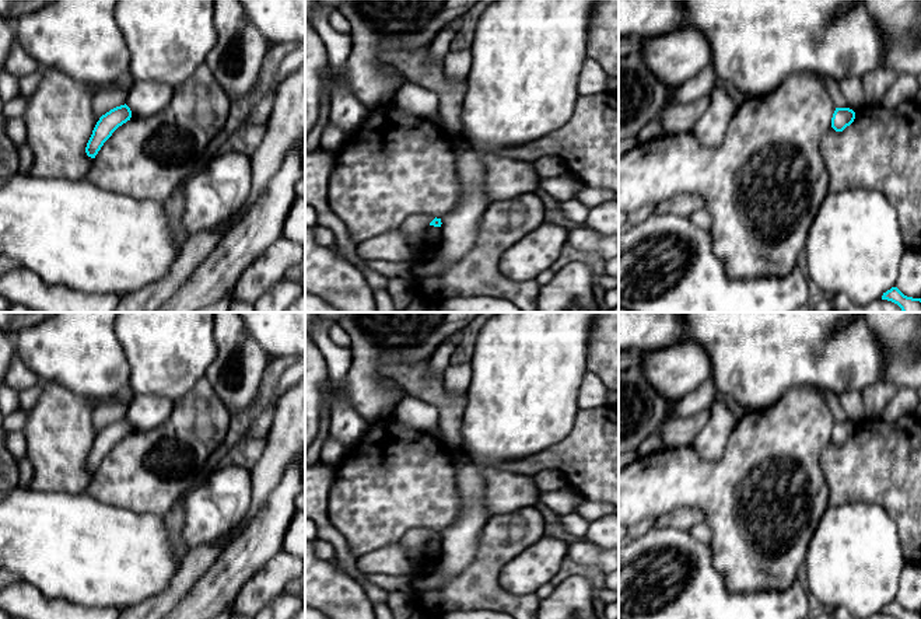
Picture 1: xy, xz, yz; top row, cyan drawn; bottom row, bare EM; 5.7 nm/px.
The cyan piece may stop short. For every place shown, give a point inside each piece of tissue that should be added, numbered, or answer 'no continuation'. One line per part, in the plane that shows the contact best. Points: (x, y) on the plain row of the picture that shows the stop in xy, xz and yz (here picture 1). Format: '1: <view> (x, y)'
no continuation

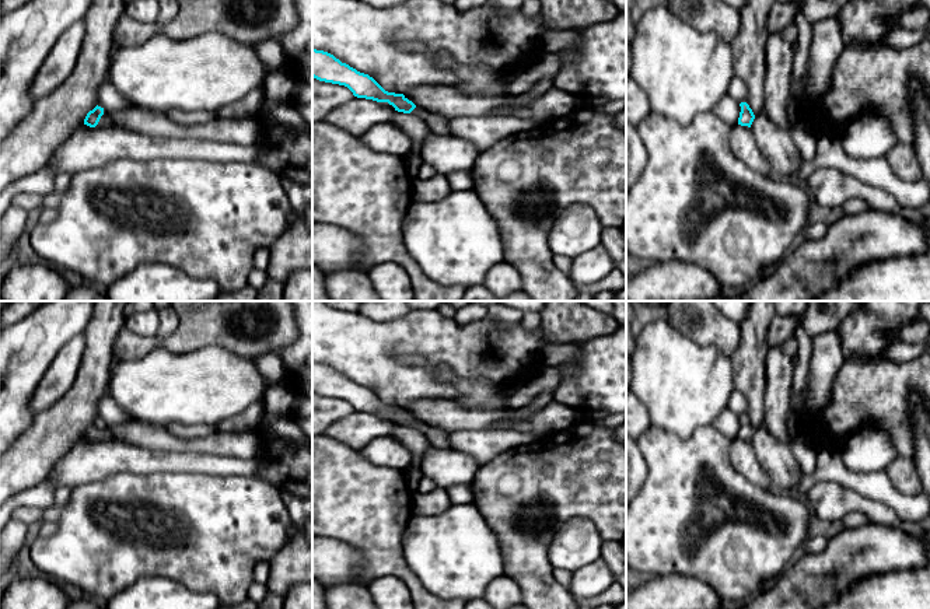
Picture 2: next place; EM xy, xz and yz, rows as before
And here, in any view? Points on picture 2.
1: xy (105, 434)

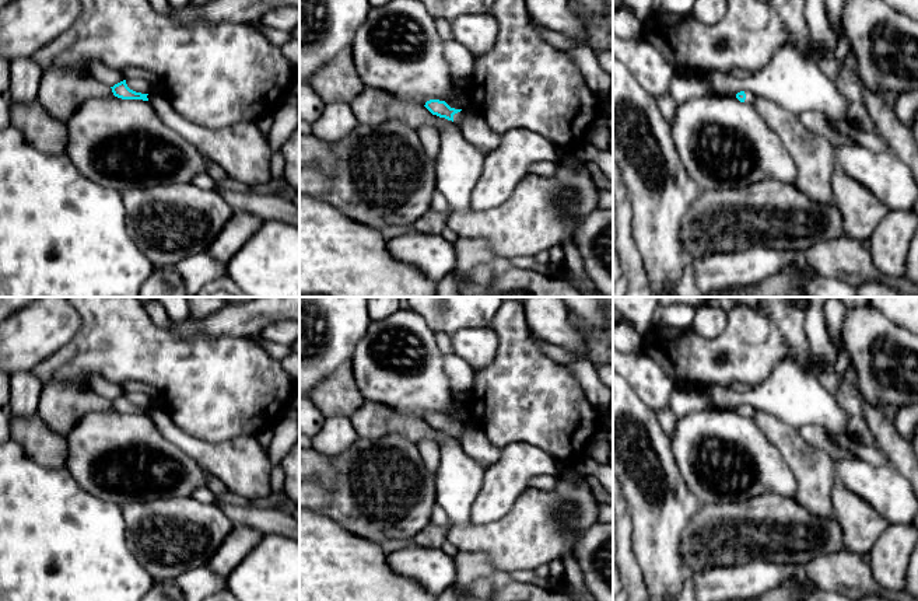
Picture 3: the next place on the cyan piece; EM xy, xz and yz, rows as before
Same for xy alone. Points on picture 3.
no continuation

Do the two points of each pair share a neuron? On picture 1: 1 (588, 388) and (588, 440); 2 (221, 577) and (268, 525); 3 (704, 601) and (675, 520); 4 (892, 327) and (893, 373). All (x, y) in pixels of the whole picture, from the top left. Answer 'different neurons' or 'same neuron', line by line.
1: different neurons
2: same neuron
3: different neurons
4: same neuron

